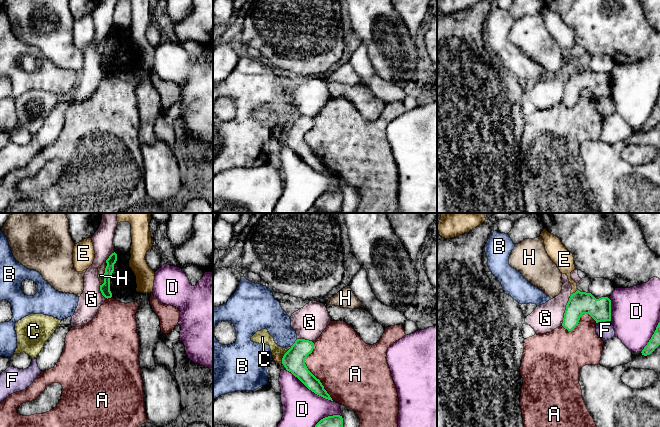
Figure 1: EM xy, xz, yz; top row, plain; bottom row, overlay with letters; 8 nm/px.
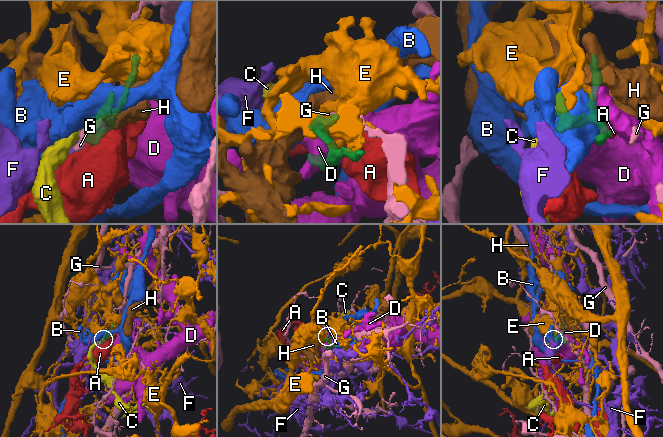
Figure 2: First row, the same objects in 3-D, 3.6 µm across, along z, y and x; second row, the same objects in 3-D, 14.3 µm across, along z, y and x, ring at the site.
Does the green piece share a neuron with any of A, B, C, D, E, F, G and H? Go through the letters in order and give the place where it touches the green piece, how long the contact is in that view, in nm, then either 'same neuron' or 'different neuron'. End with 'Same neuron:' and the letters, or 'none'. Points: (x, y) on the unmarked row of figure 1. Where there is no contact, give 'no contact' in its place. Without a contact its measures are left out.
A: xz (309, 147) | 500 nm | different neuron
B: xz (294, 119) | 80 nm | different neuron
C: xz (286, 128) | 60 nm | same neuron
D: xz (309, 165) | 460 nm | different neuron
E: xz (282, 135) | 70 nm | different neuron
F: yz (603, 96) | 120 nm | different neuron
G: yz (565, 86) | 260 nm | different neuron
H: xy (104, 52) | 170 nm | different neuron
Same neuron: C

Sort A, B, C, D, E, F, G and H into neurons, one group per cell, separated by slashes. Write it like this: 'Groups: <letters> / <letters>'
Groups: A / B / C / D / E / F / G / H

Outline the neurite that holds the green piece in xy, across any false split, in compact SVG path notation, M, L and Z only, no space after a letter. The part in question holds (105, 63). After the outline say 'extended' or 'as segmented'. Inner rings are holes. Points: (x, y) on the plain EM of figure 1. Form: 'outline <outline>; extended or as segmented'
outline M112 29L109 34L106 36L107 42L104 49L104 59L100 61L100 67L105 74L111 74L112 69L110 67L110 53L114 47L114 40L117 37L117 30Z; as segmented

